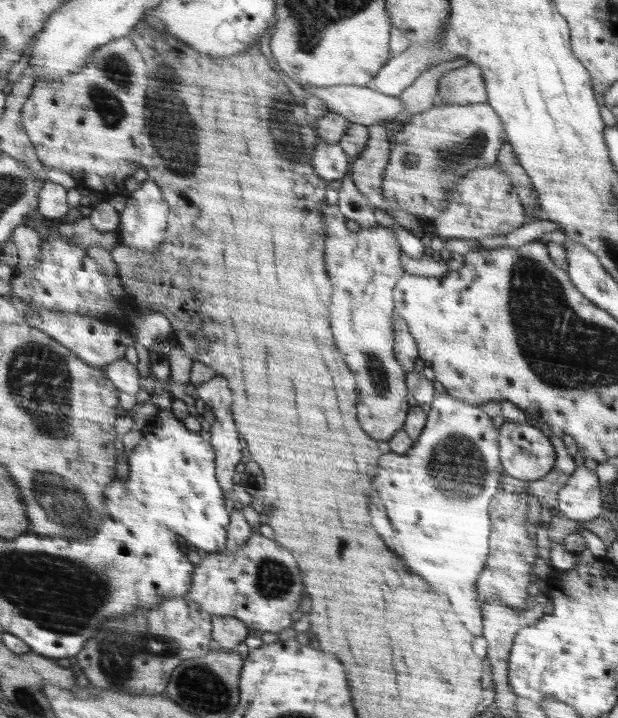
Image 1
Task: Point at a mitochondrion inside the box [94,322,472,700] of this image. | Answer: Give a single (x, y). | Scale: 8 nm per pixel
(138, 644)

